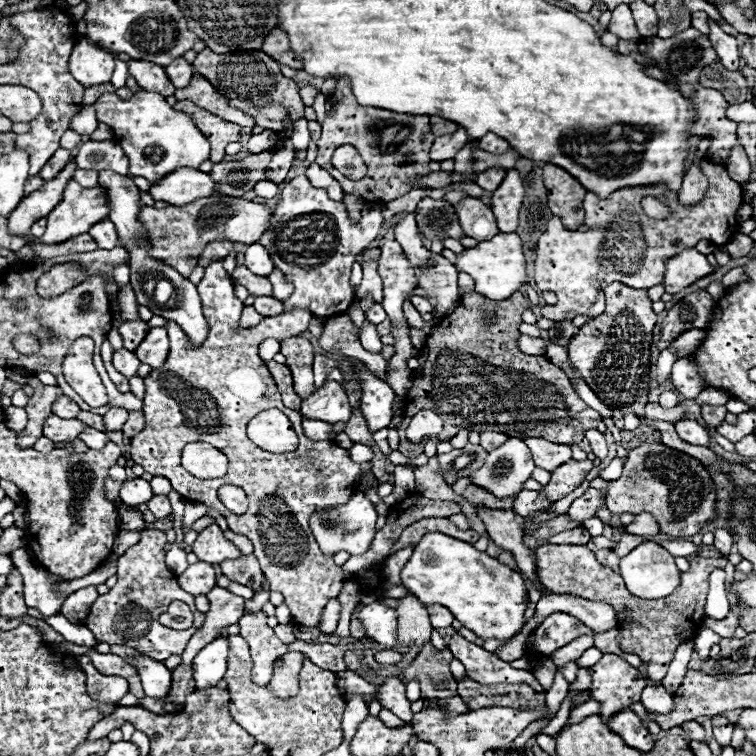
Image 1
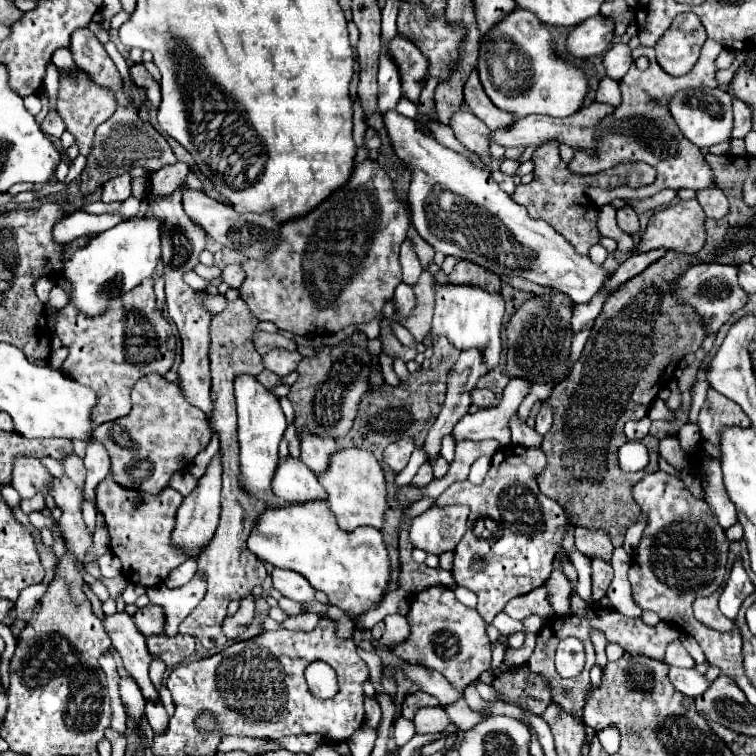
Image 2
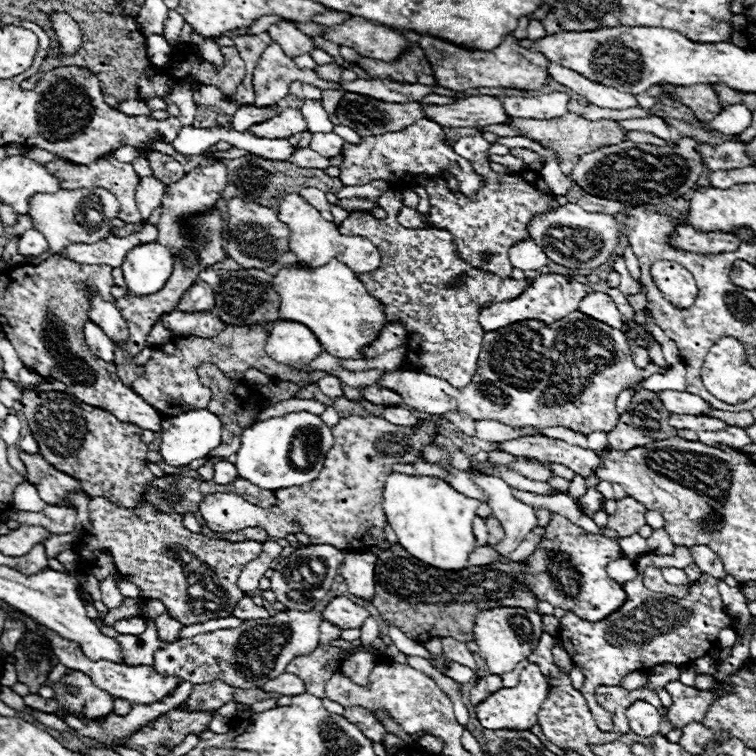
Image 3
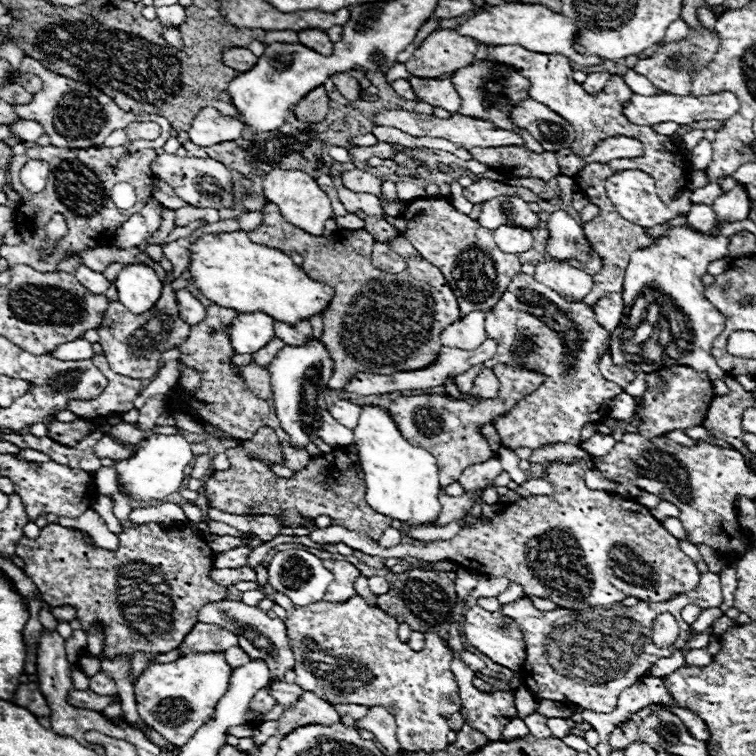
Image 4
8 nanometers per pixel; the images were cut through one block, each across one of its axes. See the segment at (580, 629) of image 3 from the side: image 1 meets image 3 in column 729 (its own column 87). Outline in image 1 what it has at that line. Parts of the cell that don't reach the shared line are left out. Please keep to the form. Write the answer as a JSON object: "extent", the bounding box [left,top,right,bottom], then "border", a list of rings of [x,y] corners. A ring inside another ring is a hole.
{"extent":[84,530,204,660],"border":[[[142,530],[140,542],[118,558],[118,584],[108,592],[100,594],[84,618],[84,624],[94,632],[98,642],[122,644],[144,652],[154,660],[166,660],[172,654],[182,654],[188,638],[204,624],[204,614],[194,608],[194,596],[184,592],[172,570],[164,564],[166,534],[160,530]],[[174,600],[186,602],[194,612],[194,626],[188,630],[172,630],[158,622],[158,616],[168,610]]]}

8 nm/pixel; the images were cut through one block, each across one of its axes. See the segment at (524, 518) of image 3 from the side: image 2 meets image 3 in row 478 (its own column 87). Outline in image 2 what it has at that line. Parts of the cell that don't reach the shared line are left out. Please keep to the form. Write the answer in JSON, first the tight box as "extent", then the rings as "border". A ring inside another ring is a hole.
{"extent":[84,440,110,506],"border":[[[92,440],[86,448],[86,456],[84,456],[84,468],[86,468],[86,484],[84,484],[84,500],[92,502],[96,506],[96,486],[108,476],[110,472],[110,458],[108,452],[104,450],[104,446],[100,446],[100,442]]]}

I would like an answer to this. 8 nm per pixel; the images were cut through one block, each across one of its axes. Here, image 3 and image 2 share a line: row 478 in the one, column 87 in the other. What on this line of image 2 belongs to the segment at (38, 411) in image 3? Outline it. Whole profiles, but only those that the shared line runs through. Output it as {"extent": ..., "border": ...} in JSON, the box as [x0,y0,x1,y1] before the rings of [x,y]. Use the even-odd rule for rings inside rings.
{"extent":[58,72,116,156],"border":[[[60,72],[58,114],[62,116],[62,120],[66,124],[66,130],[70,130],[74,134],[78,152],[82,156],[86,156],[90,152],[96,126],[100,126],[104,120],[108,120],[112,116],[112,112],[116,110],[116,108],[106,108],[106,98],[110,98],[110,96],[112,94],[108,94],[108,90],[104,90],[100,86],[94,86],[94,82],[88,82],[88,76],[84,76],[84,72],[78,72],[76,76],[68,76],[66,72]]]}

